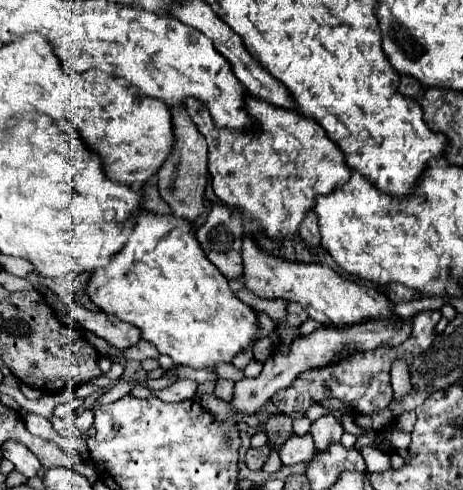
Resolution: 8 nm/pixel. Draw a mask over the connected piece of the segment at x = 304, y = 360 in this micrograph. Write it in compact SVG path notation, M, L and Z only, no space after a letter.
M412 317L402 321L402 327L392 329L392 325L380 325L380 321L370 321L368 325L352 325L352 327L320 327L314 333L306 335L306 337L298 337L298 341L294 339L290 345L280 345L274 349L274 353L270 355L270 359L264 363L262 373L256 379L240 379L234 385L234 397L230 401L230 407L234 409L234 415L254 415L266 401L270 401L270 397L274 393L278 393L280 389L286 389L292 385L292 381L308 371L308 369L316 369L316 367L324 367L330 365L336 355L344 355L348 351L370 351L376 349L380 345L400 345L402 341L408 339L412 331Z

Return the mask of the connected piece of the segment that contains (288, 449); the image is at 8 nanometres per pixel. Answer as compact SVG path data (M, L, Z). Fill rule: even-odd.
M306 433L302 437L294 435L280 449L280 459L282 459L284 465L308 463L314 457L316 457L316 447L314 447L314 441L312 441L312 435L310 433Z

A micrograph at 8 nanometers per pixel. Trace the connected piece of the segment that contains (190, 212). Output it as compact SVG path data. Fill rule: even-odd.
M172 109L172 115L176 129L176 149L172 149L172 157L168 157L166 165L158 173L158 191L160 197L170 205L172 215L184 217L194 225L196 219L204 213L204 187L208 181L206 141L188 117L188 113L176 113L176 109Z

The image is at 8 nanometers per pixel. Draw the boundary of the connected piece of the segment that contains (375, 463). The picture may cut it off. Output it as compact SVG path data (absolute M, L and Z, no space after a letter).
M366 447L366 449L362 449L362 455L364 455L364 459L366 459L366 467L368 467L368 471L378 471L378 473L382 473L382 471L388 471L390 469L390 455L386 455L386 453L382 453L382 451L378 451L378 449L370 449L370 447Z

